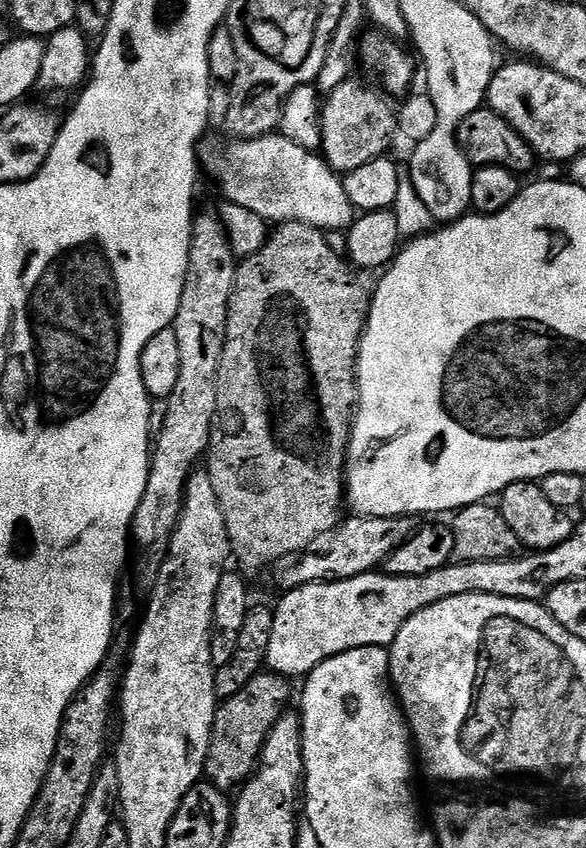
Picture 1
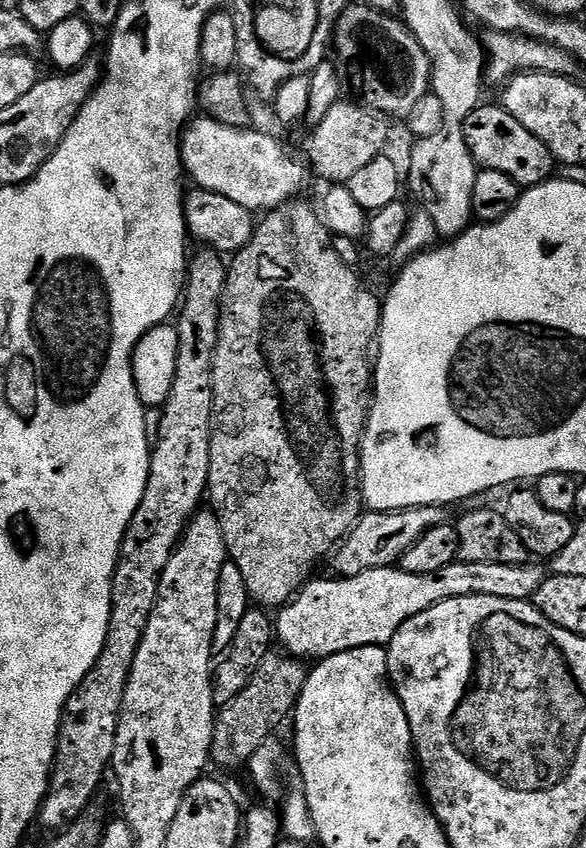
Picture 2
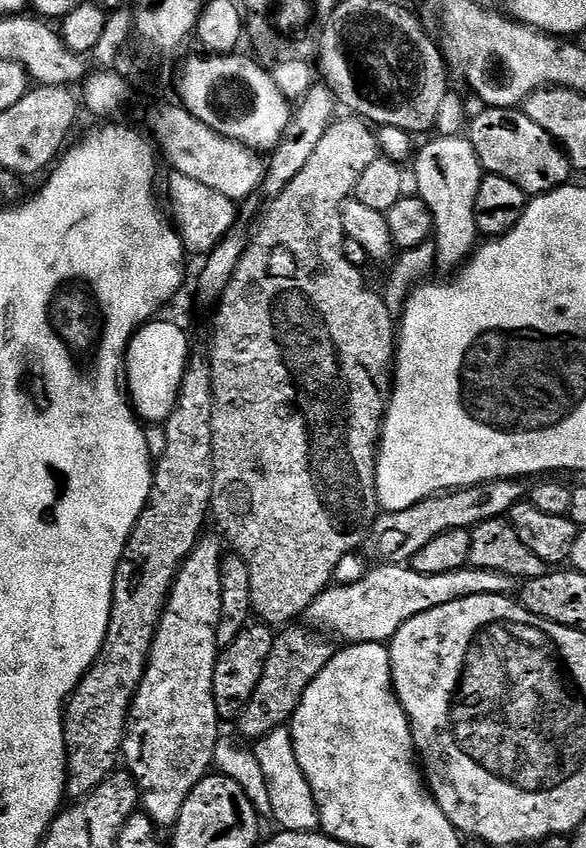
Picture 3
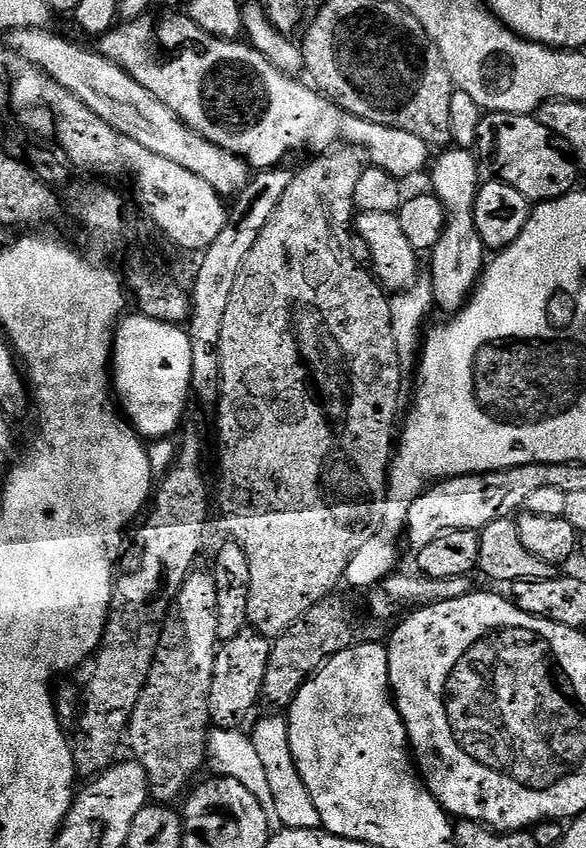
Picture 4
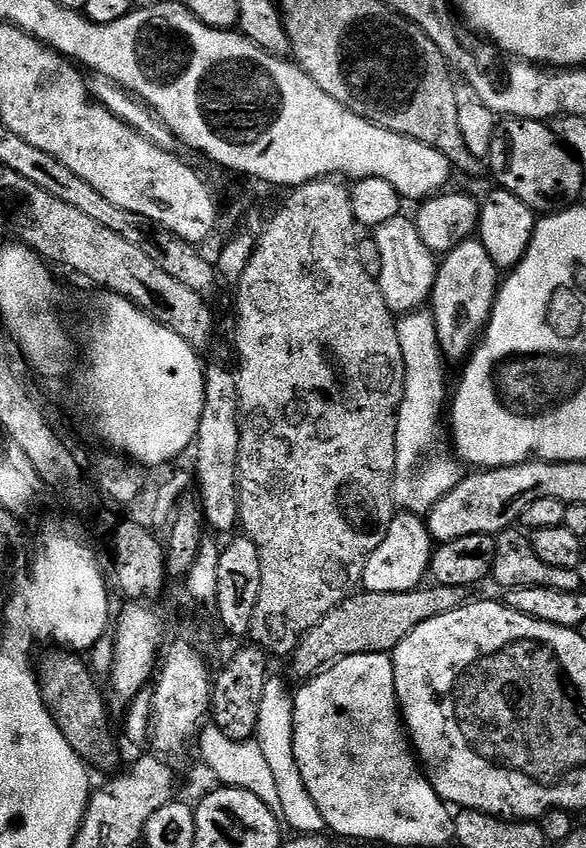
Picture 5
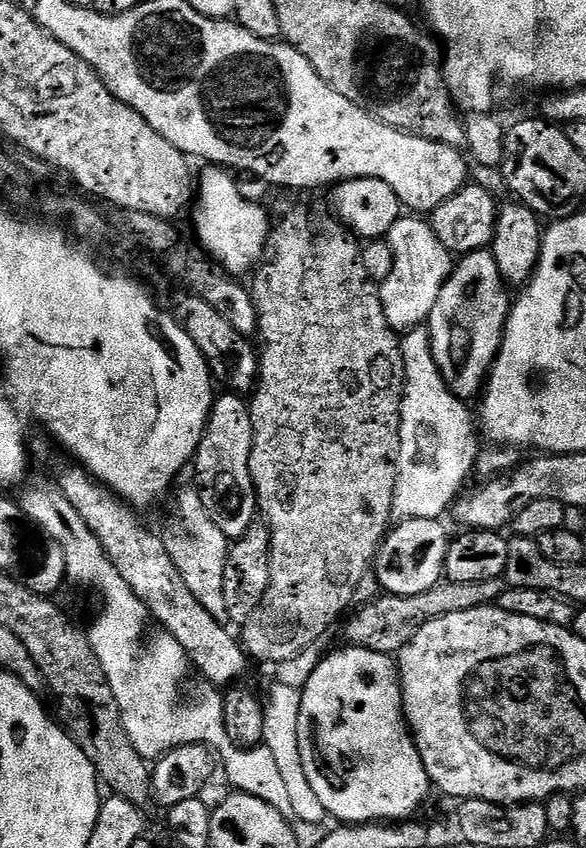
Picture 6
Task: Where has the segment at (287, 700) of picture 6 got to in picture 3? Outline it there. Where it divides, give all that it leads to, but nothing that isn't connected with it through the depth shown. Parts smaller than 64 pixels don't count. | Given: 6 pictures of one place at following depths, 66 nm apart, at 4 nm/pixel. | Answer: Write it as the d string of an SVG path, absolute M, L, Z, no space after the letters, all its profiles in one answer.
M287 727L275 728L255 741L254 751L258 766L262 766L262 778L266 778L266 786L270 790L271 819L276 819L285 832L317 831L320 828L320 811L314 802L310 782L306 782L306 774L302 774L302 766L298 766L291 731Z

